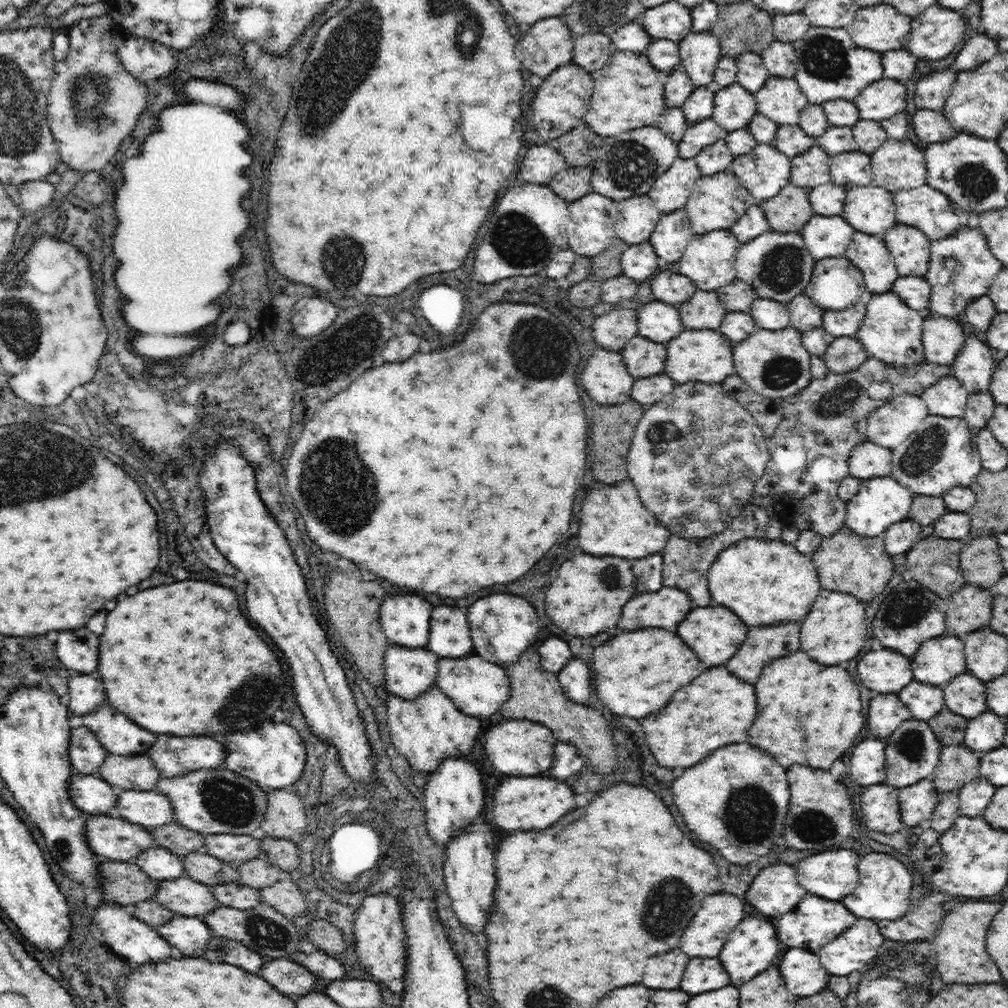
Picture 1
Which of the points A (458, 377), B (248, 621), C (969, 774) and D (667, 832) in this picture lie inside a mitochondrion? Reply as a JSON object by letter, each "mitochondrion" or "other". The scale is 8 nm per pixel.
{"A":"other","B":"other","C":"other","D":"other"}

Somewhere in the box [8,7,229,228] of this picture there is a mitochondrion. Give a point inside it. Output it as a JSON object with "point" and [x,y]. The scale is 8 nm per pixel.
{"point":[88,94]}

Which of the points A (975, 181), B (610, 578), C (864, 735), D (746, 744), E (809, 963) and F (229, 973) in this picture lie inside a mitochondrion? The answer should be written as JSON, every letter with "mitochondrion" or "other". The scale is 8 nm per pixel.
{"A":"mitochondrion","B":"mitochondrion","C":"other","D":"other","E":"other","F":"other"}

